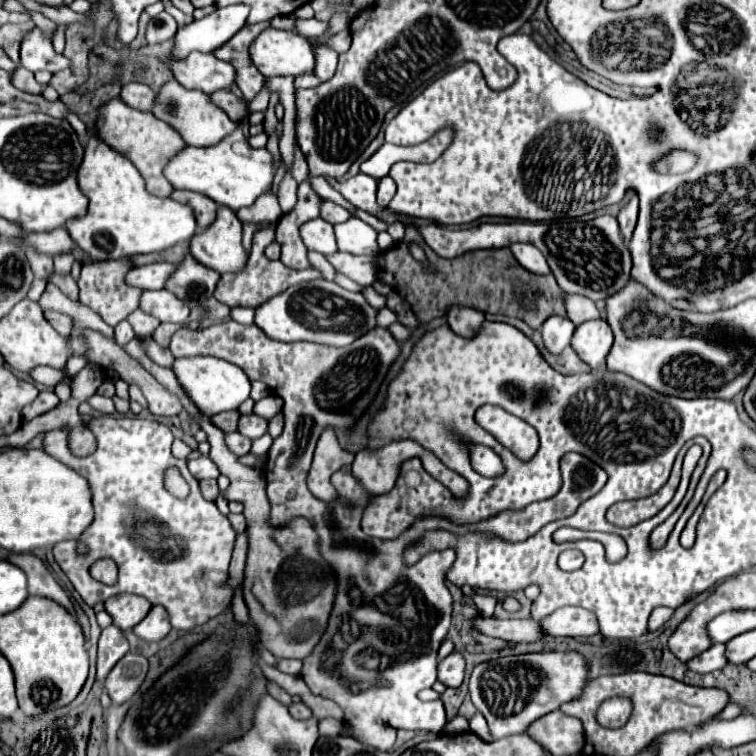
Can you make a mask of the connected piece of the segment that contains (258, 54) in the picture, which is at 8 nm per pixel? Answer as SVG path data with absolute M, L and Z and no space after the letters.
M265 29L249 47L253 65L263 73L263 77L277 75L301 75L315 67L313 47L307 39L297 37L293 31Z

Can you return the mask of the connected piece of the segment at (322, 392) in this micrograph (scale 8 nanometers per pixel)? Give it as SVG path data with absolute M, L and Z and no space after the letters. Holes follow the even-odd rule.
M227 321L227 323L217 323L217 325L211 325L205 329L181 327L173 335L169 349L175 357L213 355L213 357L225 359L225 361L241 367L245 371L245 375L249 377L249 381L265 383L271 391L275 391L283 399L285 427L283 427L283 433L273 441L271 449L267 453L267 465L265 465L267 499L271 505L269 525L283 527L283 525L289 525L295 517L309 519L313 523L313 529L319 535L319 553L331 565L335 581L337 581L337 593L335 593L327 629L325 629L323 637L319 639L319 643L313 647L313 651L303 659L301 677L307 683L307 687L311 689L311 693L327 697L327 699L335 701L337 705L341 705L345 711L345 723L353 725L353 729L363 737L363 743L369 743L369 723L377 721L377 719L381 719L385 725L389 725L393 729L425 729L425 731L439 733L447 723L443 703L441 701L421 701L421 699L417 699L417 693L425 687L431 687L437 681L437 663L439 663L437 649L439 649L441 641L445 639L449 625L451 625L451 593L445 587L443 579L445 579L445 571L455 561L455 549L429 551L415 565L403 563L405 549L411 547L413 543L417 543L425 535L425 531L435 531L435 529L451 531L455 535L491 533L503 541L525 541L527 537L535 535L543 525L573 515L585 499L593 497L607 483L607 473L599 465L589 461L587 457L583 457L579 453L567 453L561 459L561 475L563 475L561 491L547 501L531 503L521 511L503 511L503 513L491 517L489 521L483 521L477 525L465 525L465 527L459 527L459 525L455 525L447 519L441 519L441 517L423 517L397 539L391 539L391 541L373 539L373 537L365 535L359 525L363 509L369 503L371 495L365 493L365 489L361 489L357 479L353 479L349 471L337 471L331 477L331 483L335 485L335 491L337 491L337 499L325 503L321 499L315 499L315 495L307 489L307 473L309 473L313 449L315 449L315 443L317 443L321 431L327 425L349 429L353 425L353 421L365 413L365 409L373 401L375 393L379 391L379 385L381 385L389 365L399 355L399 345L387 329L375 327L347 347L327 347L327 345L311 343L311 341L293 341L293 343L273 341L257 325L241 325L235 321ZM327 659L331 659L333 663L325 665Z

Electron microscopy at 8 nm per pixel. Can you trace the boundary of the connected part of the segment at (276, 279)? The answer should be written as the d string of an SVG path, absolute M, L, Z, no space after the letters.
M265 227L265 229L259 229L255 231L253 235L253 249L251 249L251 255L249 255L249 261L247 265L243 267L243 271L239 273L227 273L227 275L221 275L219 283L217 283L217 289L215 289L215 299L229 305L231 309L233 307L251 307L255 309L257 305L269 301L271 297L275 297L277 293L289 289L291 285L297 285L301 281L311 281L311 279L321 279L323 275L313 267L313 269L303 269L303 271L295 271L295 269L289 269L285 267L281 261L271 261L265 257L263 249L275 241L275 227Z

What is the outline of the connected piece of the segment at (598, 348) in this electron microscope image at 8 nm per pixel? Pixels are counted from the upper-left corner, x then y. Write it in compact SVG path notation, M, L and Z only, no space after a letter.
M605 319L585 321L581 327L575 329L571 339L571 347L575 349L575 353L591 369L603 367L605 357L611 351L611 345L613 345L613 333Z

